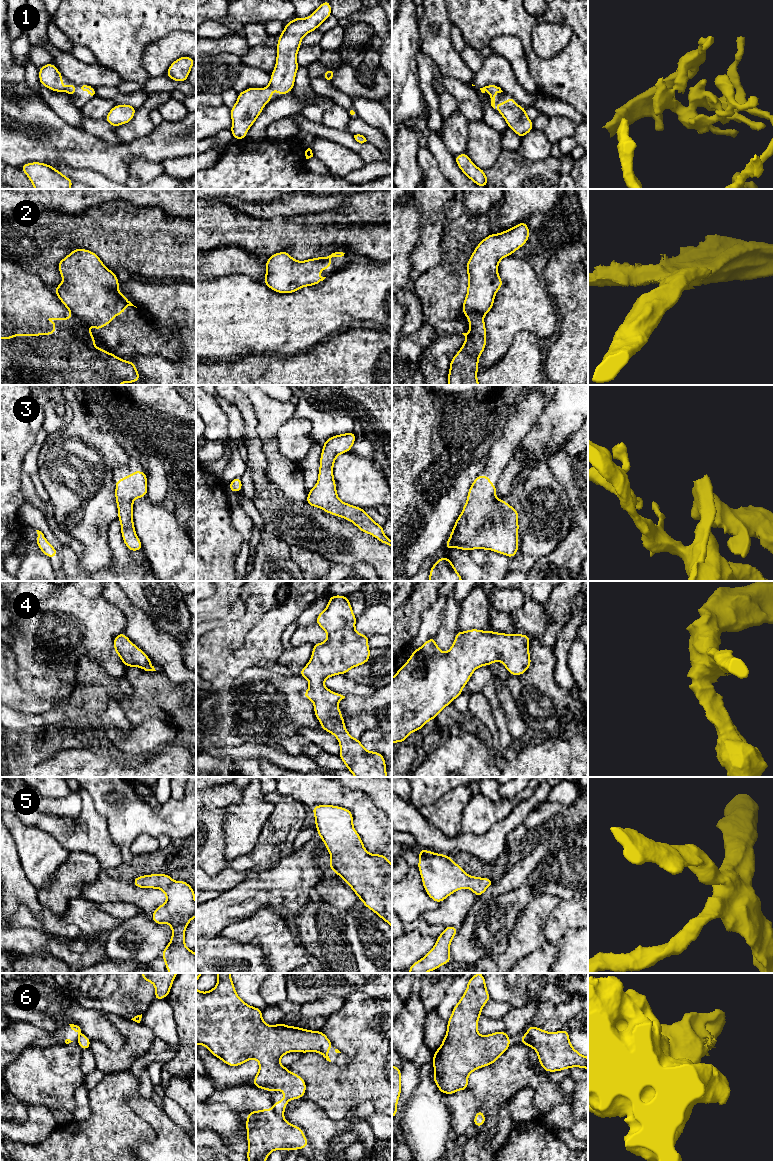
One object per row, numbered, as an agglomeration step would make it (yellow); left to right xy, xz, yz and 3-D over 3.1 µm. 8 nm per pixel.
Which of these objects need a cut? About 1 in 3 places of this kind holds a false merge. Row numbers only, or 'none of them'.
2, 6

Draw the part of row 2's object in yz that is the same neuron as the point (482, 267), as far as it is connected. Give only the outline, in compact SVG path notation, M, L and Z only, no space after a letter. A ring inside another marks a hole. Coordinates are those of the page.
M526 222L497 234L490 234L475 248L466 268L469 283L462 305L463 315L473 312L485 315L493 307L497 291L503 286L498 264L506 256L520 249L530 236Z

